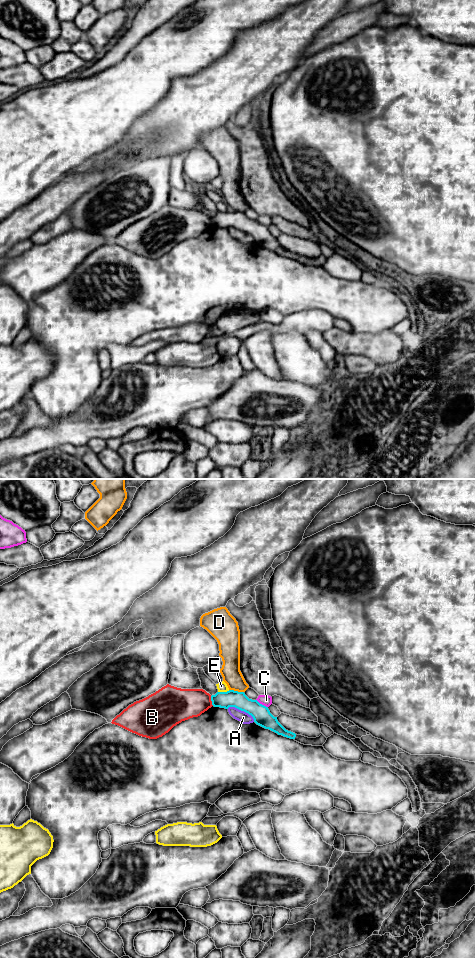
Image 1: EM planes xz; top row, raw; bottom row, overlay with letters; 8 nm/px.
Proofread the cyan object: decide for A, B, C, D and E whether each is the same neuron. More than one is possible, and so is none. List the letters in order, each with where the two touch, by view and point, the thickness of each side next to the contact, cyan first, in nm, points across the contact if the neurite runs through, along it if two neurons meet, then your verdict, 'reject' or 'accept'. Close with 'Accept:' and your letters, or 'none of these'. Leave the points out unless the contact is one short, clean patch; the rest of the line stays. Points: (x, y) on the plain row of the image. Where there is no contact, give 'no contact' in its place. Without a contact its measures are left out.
A: xz (242, 230) | 140/90 nm | reject
B: xz (211, 220) | 140/260 nm | along xz (210, 216), (213, 225) | reject
C: xz (261, 224) | 140/90 nm | reject
D: xz (236, 211) | 140/160 nm | along xz (229, 209), (243, 212) | reject
E: xz (223, 212) | 140/80 nm | along xz (229, 210), (218, 212) | reject
Accept: none of these

